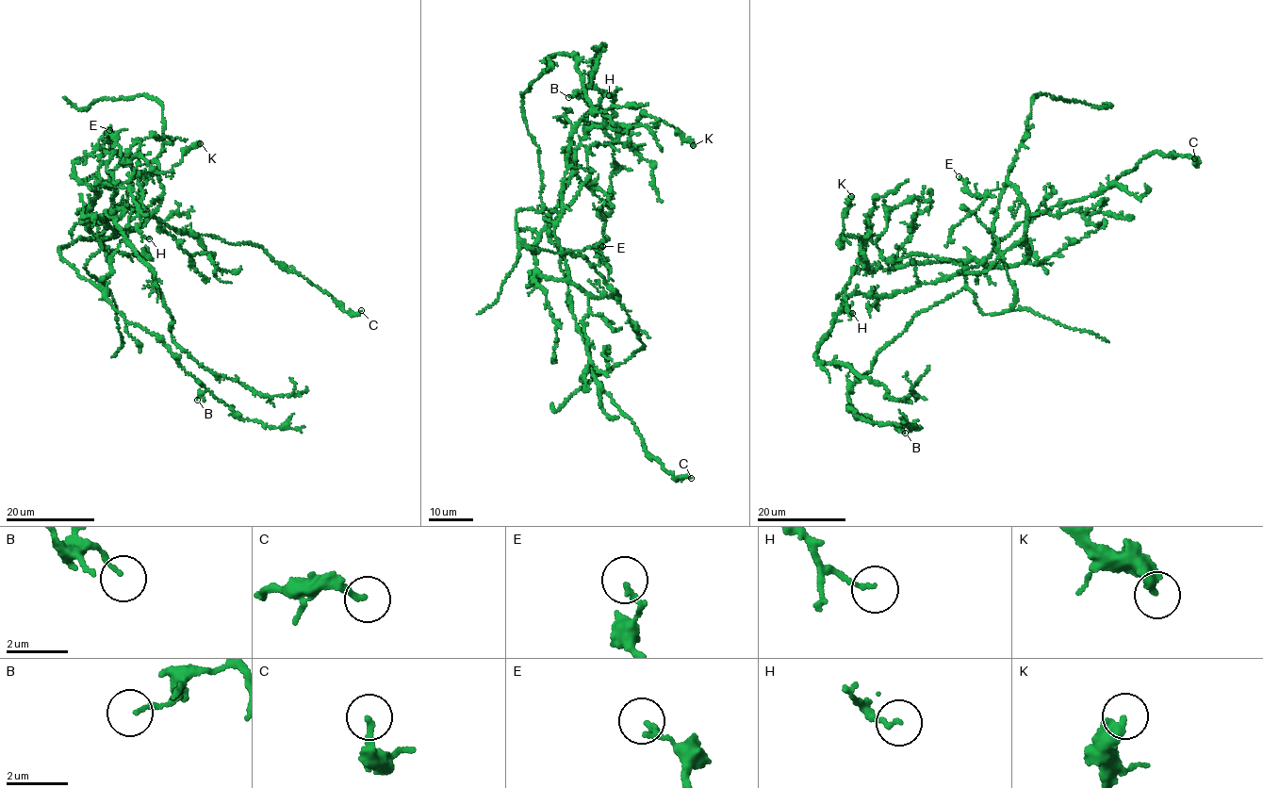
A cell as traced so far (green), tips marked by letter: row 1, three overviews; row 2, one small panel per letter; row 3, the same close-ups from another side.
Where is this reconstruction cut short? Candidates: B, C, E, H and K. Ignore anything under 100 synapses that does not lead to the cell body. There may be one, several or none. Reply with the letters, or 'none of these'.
none of these

